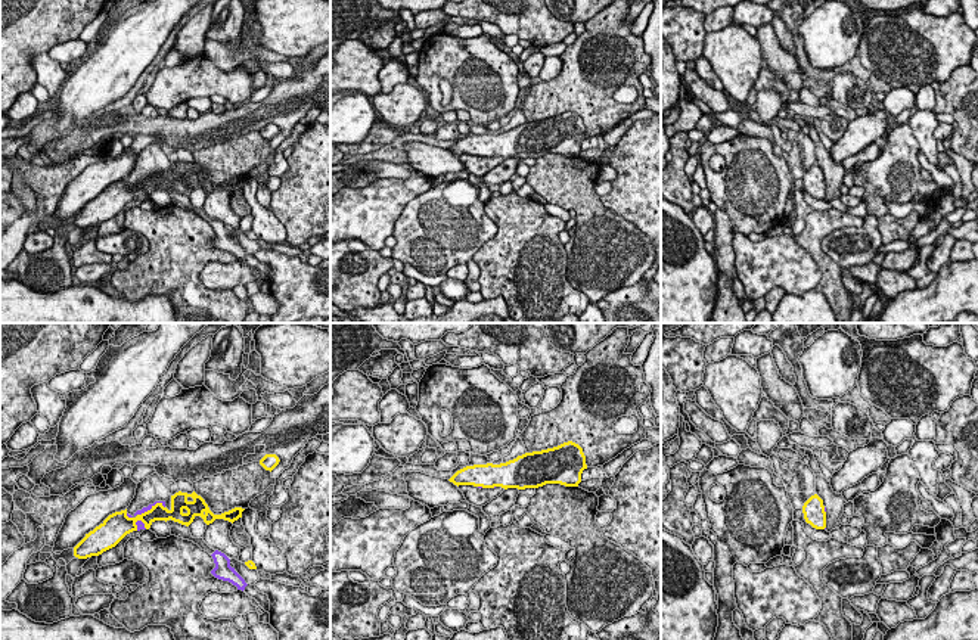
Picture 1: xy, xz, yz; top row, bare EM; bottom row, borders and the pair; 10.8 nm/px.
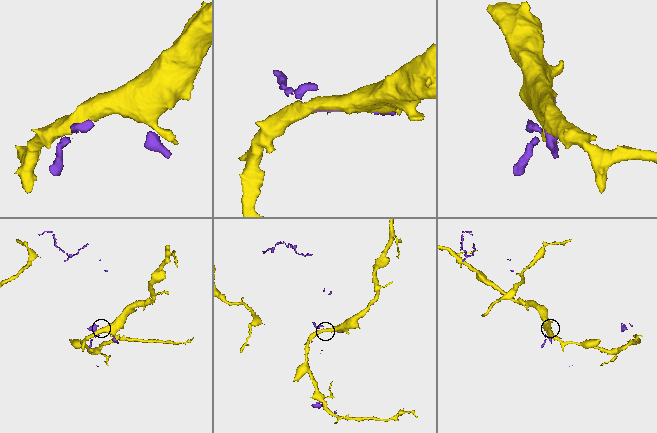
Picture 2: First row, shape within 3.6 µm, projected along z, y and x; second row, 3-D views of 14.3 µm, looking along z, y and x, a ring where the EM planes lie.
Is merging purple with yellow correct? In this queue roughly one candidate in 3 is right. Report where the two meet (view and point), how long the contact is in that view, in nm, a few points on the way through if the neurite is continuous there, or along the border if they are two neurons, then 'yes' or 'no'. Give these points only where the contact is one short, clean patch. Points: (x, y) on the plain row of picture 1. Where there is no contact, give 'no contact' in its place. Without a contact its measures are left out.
xy (151, 177) | 320 nm | no

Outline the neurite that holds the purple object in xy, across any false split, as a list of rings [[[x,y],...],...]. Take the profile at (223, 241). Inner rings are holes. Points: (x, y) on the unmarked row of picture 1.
[[[167,190],[170,198],[171,198],[171,205],[176,205],[178,208],[183,208],[183,209],[189,209],[189,211],[193,211],[195,214],[198,214],[202,220],[208,221],[212,229],[214,229],[214,233],[215,233],[215,237],[211,240],[211,243],[218,248],[218,249],[223,249],[223,251],[229,251],[232,252],[233,255],[237,257],[237,260],[245,260],[245,257],[248,255],[245,252],[245,249],[235,240],[235,237],[230,236],[230,229],[218,221],[218,220],[214,220],[211,218],[205,211],[204,208],[193,208],[192,204],[190,204],[190,199],[189,196],[186,195],[181,195],[178,192],[174,192],[174,190]]]

